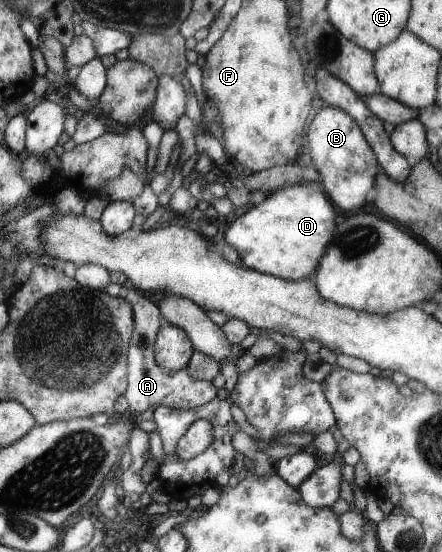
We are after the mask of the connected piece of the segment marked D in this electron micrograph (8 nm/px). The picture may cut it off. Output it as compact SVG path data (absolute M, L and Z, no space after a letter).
M296 184L268 194L262 203L250 207L248 212L242 215L238 214L238 219L226 229L224 240L236 249L239 258L250 270L292 281L312 277L320 267L320 259L327 254L328 246L336 233L334 207L330 207L330 201L320 191L320 187L322 185Z

